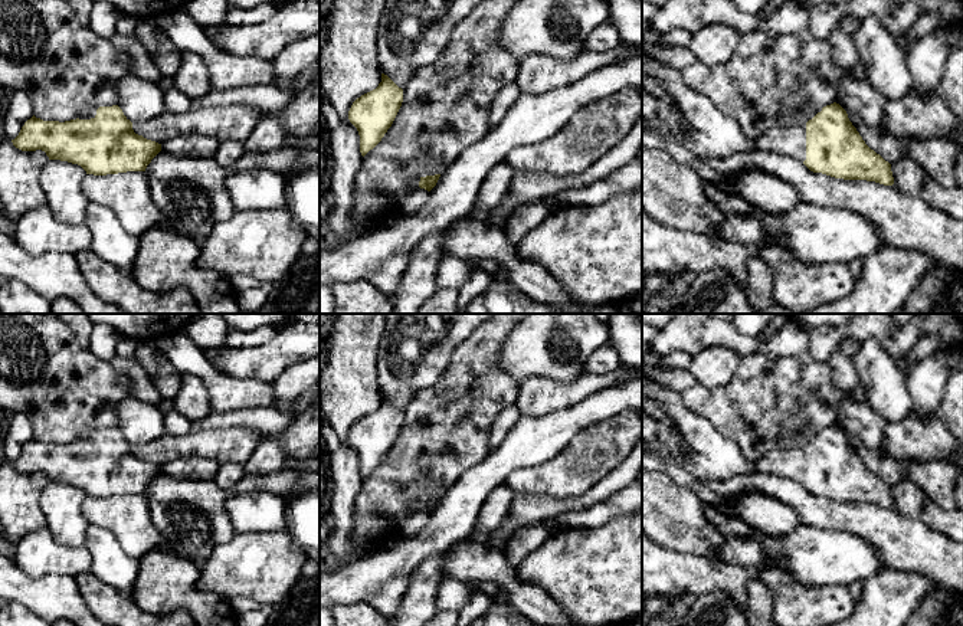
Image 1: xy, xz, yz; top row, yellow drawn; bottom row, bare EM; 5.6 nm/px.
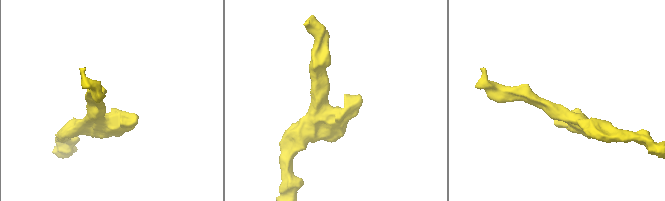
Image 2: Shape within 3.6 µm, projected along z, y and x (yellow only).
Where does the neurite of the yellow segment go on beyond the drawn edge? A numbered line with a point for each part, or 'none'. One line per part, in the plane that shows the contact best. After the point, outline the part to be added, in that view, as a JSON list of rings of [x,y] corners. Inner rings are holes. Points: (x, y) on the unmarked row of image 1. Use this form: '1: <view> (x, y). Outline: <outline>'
1: yz (790, 462). Outline: [[[806,446],[772,449],[759,459],[756,471],[780,475],[803,485],[806,482]]]

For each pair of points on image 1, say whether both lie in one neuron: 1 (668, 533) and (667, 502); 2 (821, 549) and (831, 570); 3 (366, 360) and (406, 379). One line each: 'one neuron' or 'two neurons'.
1: one neuron
2: one neuron
3: two neurons

